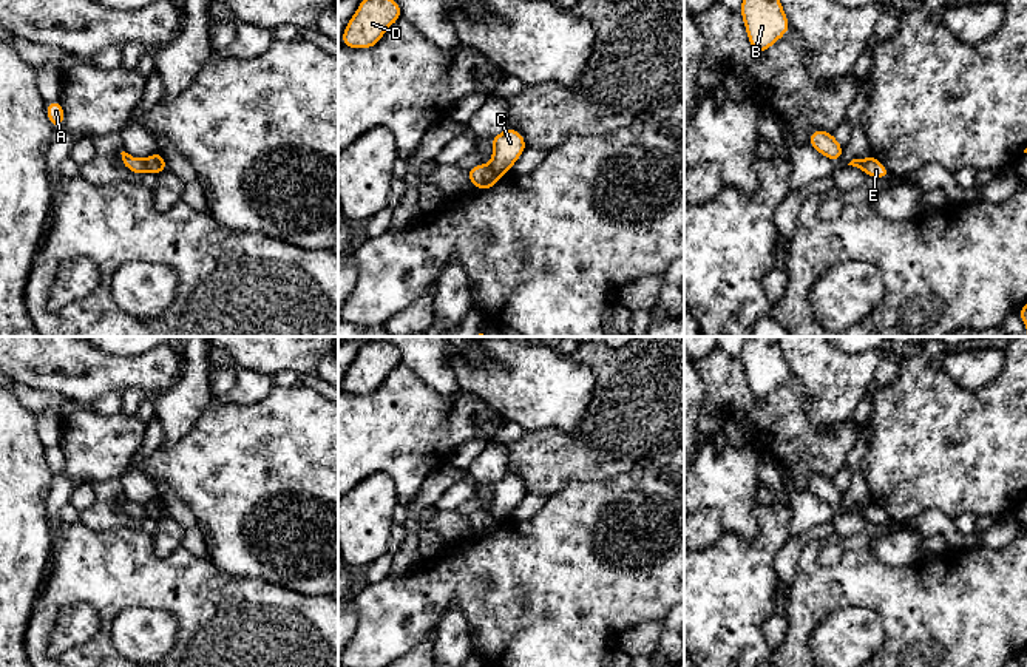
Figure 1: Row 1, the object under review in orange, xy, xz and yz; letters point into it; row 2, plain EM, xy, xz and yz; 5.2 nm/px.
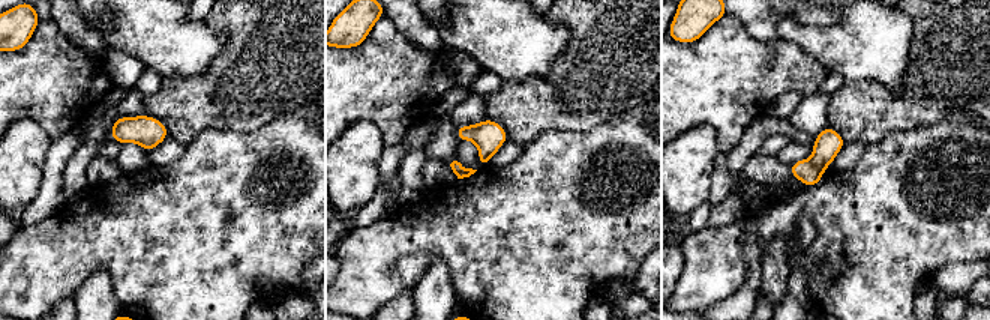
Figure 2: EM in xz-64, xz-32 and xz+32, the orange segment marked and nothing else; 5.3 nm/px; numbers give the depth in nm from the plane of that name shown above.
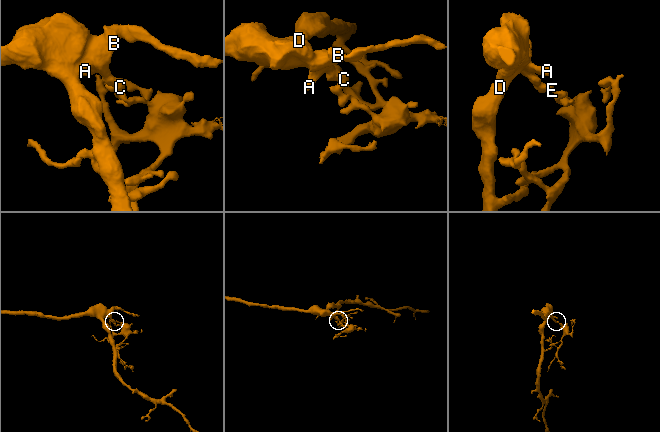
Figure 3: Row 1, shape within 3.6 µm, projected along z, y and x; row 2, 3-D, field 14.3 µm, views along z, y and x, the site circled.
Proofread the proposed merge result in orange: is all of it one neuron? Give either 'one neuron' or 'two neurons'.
two neurons

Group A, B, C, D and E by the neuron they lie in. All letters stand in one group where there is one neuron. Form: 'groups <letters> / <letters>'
groups A B C D / E

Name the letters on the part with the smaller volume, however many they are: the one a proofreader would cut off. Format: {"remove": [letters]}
{"remove": ["E"]}

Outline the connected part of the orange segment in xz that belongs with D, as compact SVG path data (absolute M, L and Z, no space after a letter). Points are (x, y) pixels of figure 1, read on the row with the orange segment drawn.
M361 0L347 22L340 43L346 48L369 49L400 19L402 8L397 0Z

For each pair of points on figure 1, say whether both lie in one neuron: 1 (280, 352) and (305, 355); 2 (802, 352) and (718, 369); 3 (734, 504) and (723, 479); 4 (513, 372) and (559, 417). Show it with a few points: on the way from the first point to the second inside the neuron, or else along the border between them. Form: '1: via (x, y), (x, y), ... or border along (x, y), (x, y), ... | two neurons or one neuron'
1: via (286, 352), (298, 352) | one neuron
2: border along (791, 372), (802, 385), (805, 406) | two neurons
3: via (734, 497), (729, 485) | one neuron
4: via (524, 383), (549, 406) | one neuron

